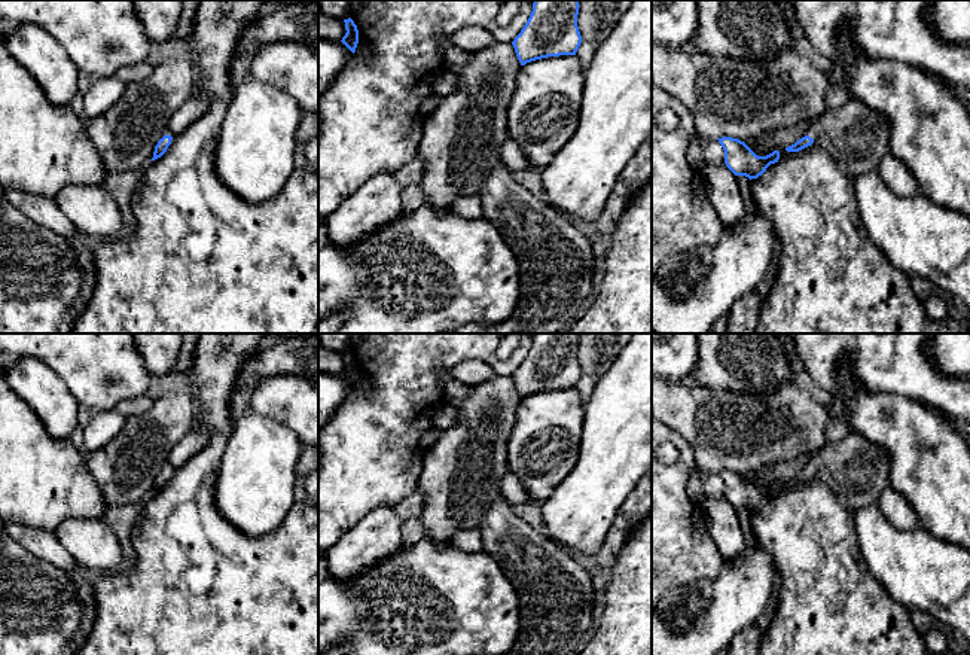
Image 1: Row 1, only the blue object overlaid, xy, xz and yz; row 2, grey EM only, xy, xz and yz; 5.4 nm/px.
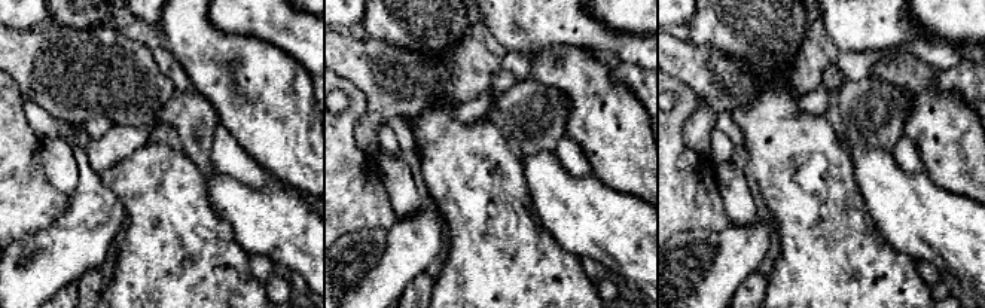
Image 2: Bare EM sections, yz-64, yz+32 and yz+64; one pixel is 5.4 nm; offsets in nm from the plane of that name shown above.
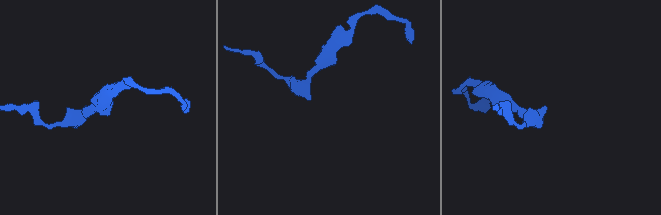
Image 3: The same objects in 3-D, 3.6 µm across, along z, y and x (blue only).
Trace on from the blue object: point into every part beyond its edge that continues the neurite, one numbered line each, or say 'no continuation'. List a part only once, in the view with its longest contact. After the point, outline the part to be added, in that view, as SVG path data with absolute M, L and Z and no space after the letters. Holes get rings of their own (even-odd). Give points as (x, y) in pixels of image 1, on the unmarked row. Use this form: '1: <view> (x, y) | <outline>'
1: yz (862, 469) | M851 430L844 439L829 442L808 469L826 469L839 485L839 499L849 512L878 502L890 485L890 460L884 448Z

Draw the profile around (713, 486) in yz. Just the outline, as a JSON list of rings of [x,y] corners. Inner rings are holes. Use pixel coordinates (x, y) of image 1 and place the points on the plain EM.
[[[704,472],[701,475],[701,484],[707,497],[725,497],[725,484],[717,472]]]

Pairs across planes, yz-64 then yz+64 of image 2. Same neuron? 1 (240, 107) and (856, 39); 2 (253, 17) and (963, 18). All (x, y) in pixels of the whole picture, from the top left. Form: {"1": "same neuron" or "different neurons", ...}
{"1": "different neurons", "2": "different neurons"}

